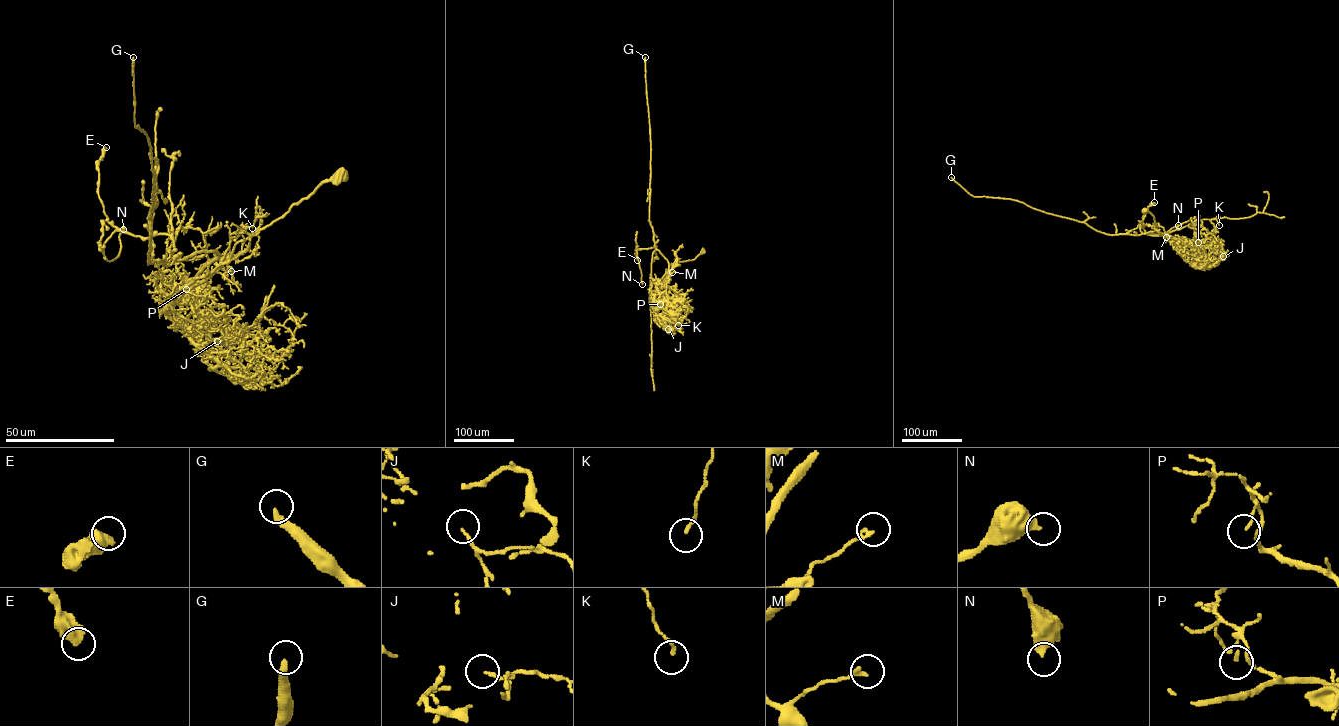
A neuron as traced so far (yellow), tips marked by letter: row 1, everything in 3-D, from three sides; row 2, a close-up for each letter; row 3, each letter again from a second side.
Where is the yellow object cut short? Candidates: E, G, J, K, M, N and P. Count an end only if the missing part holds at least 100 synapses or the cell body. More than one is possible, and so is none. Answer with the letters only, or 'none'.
G

